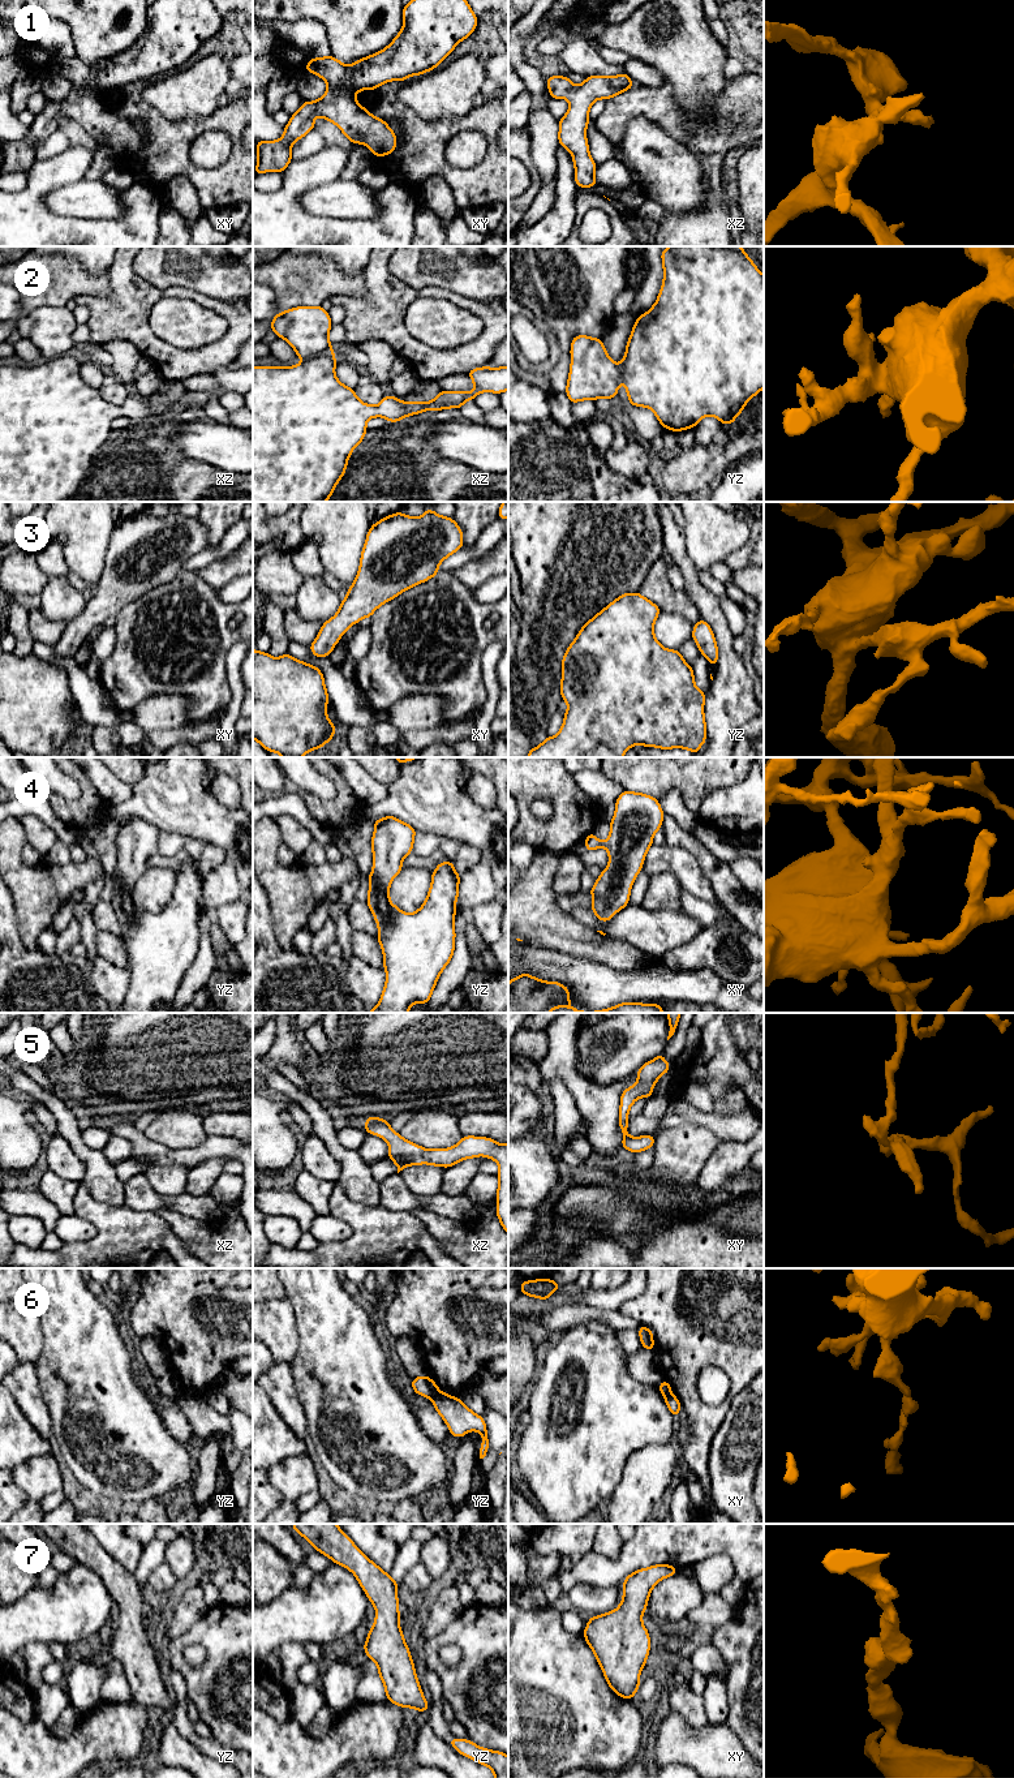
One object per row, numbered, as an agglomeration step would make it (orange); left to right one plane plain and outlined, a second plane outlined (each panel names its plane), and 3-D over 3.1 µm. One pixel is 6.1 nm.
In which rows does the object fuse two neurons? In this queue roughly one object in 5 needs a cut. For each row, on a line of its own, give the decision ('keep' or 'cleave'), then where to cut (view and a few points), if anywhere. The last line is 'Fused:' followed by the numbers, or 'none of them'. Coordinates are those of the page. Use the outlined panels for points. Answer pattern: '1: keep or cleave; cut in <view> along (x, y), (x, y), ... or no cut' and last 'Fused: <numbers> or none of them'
1: keep; no cut
2: keep; no cut
3: keep; no cut
4: keep; no cut
5: keep; no cut
6: cleave; cut in yz along (439, 1391), (430, 1398)
7: keep; no cut
Fused: 6

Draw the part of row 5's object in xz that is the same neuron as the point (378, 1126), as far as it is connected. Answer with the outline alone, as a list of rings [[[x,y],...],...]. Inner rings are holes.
[[[366,1117],[365,1131],[388,1143],[387,1158],[396,1164],[398,1173],[408,1165],[429,1164],[450,1168],[459,1161],[477,1156],[495,1160],[499,1165],[495,1211],[500,1225],[508,1234],[508,1142],[499,1144],[493,1138],[468,1135],[461,1137],[460,1142],[450,1148],[427,1150],[404,1139],[391,1129],[390,1121],[379,1117]]]

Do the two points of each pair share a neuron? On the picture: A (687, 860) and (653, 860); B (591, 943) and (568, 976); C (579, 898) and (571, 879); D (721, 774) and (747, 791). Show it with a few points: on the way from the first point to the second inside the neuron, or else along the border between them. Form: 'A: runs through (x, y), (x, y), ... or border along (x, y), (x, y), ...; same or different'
A: runs through (679, 860), (661, 860); same
B: border along (551, 948), (592, 958), (610, 967); different
C: border along (579, 890), (575, 894); different
D: border along (748, 771), (740, 781), (720, 787), (707, 795); different

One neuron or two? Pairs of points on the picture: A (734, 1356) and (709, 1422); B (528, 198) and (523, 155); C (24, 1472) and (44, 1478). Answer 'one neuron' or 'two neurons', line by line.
A: one neuron
B: one neuron
C: one neuron

